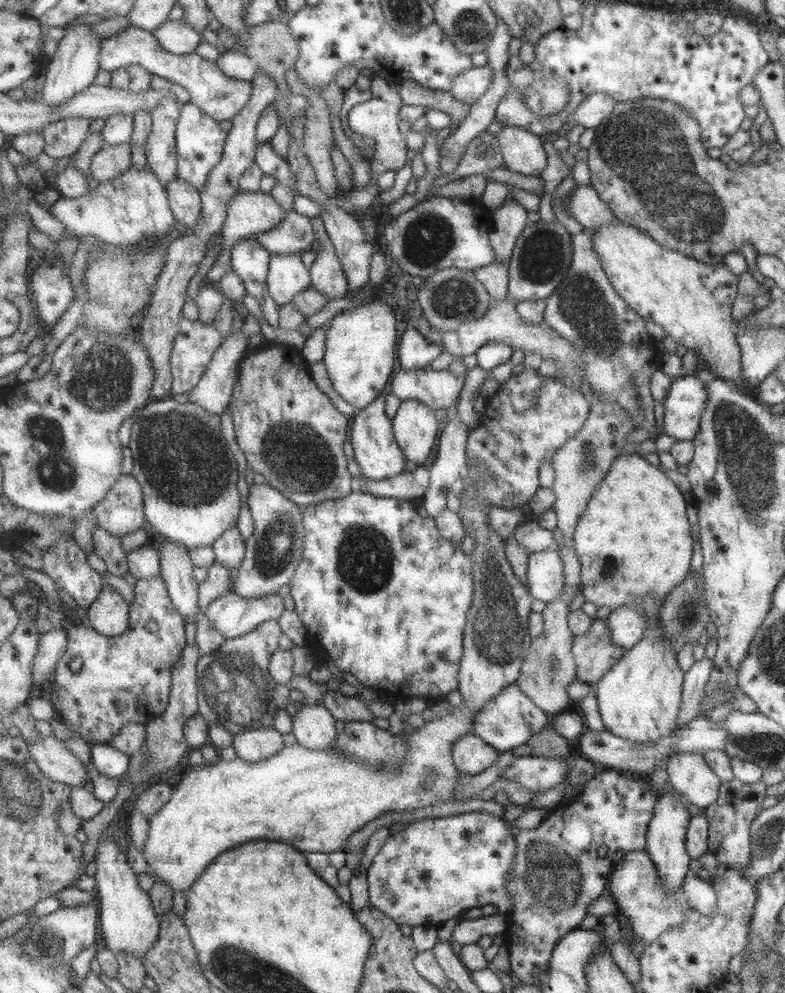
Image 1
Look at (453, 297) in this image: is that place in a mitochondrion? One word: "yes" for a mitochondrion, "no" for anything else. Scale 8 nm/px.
yes

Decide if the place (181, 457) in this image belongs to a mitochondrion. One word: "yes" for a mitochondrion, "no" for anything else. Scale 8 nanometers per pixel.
yes

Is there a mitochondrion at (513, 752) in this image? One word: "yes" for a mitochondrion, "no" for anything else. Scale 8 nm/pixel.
no

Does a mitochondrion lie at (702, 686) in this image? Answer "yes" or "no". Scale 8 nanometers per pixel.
no

